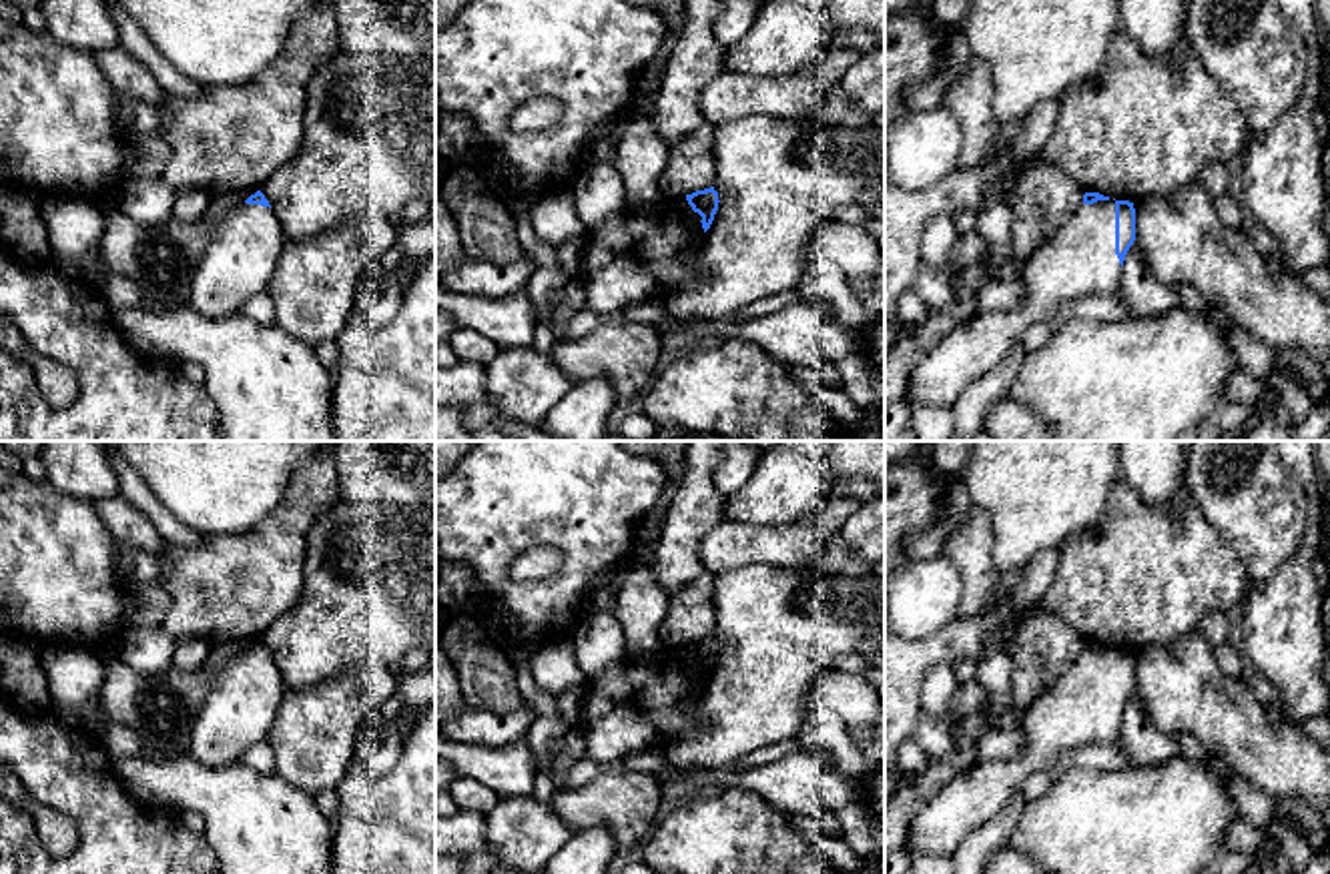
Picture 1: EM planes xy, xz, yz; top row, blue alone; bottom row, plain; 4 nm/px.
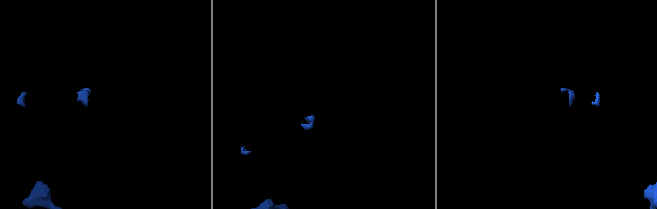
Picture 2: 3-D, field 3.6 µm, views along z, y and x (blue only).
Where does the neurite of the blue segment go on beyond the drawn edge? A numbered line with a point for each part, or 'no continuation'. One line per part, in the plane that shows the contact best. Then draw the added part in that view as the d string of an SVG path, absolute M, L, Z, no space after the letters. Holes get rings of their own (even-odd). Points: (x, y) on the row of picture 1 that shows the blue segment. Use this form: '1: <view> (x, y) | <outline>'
1: yz (1080, 261) | M1097 200L1079 204L1071 218L1045 241L1021 267L1019 281L1023 303L1015 311L983 313L971 323L957 327L941 339L911 373L905 391L907 403L949 405L953 407L959 393L973 381L995 369L1033 323L1049 323L1061 305L1083 297L1113 295L1121 285L1121 265L1115 255L1115 200Z

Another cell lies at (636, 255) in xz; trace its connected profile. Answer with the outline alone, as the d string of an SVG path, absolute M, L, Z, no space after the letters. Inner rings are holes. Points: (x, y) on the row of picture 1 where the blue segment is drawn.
M662 196L642 210L624 208L600 227L586 231L580 283L586 291L586 311L610 315L626 307L662 299L696 279L696 263L704 243L702 223L690 218L678 198Z

